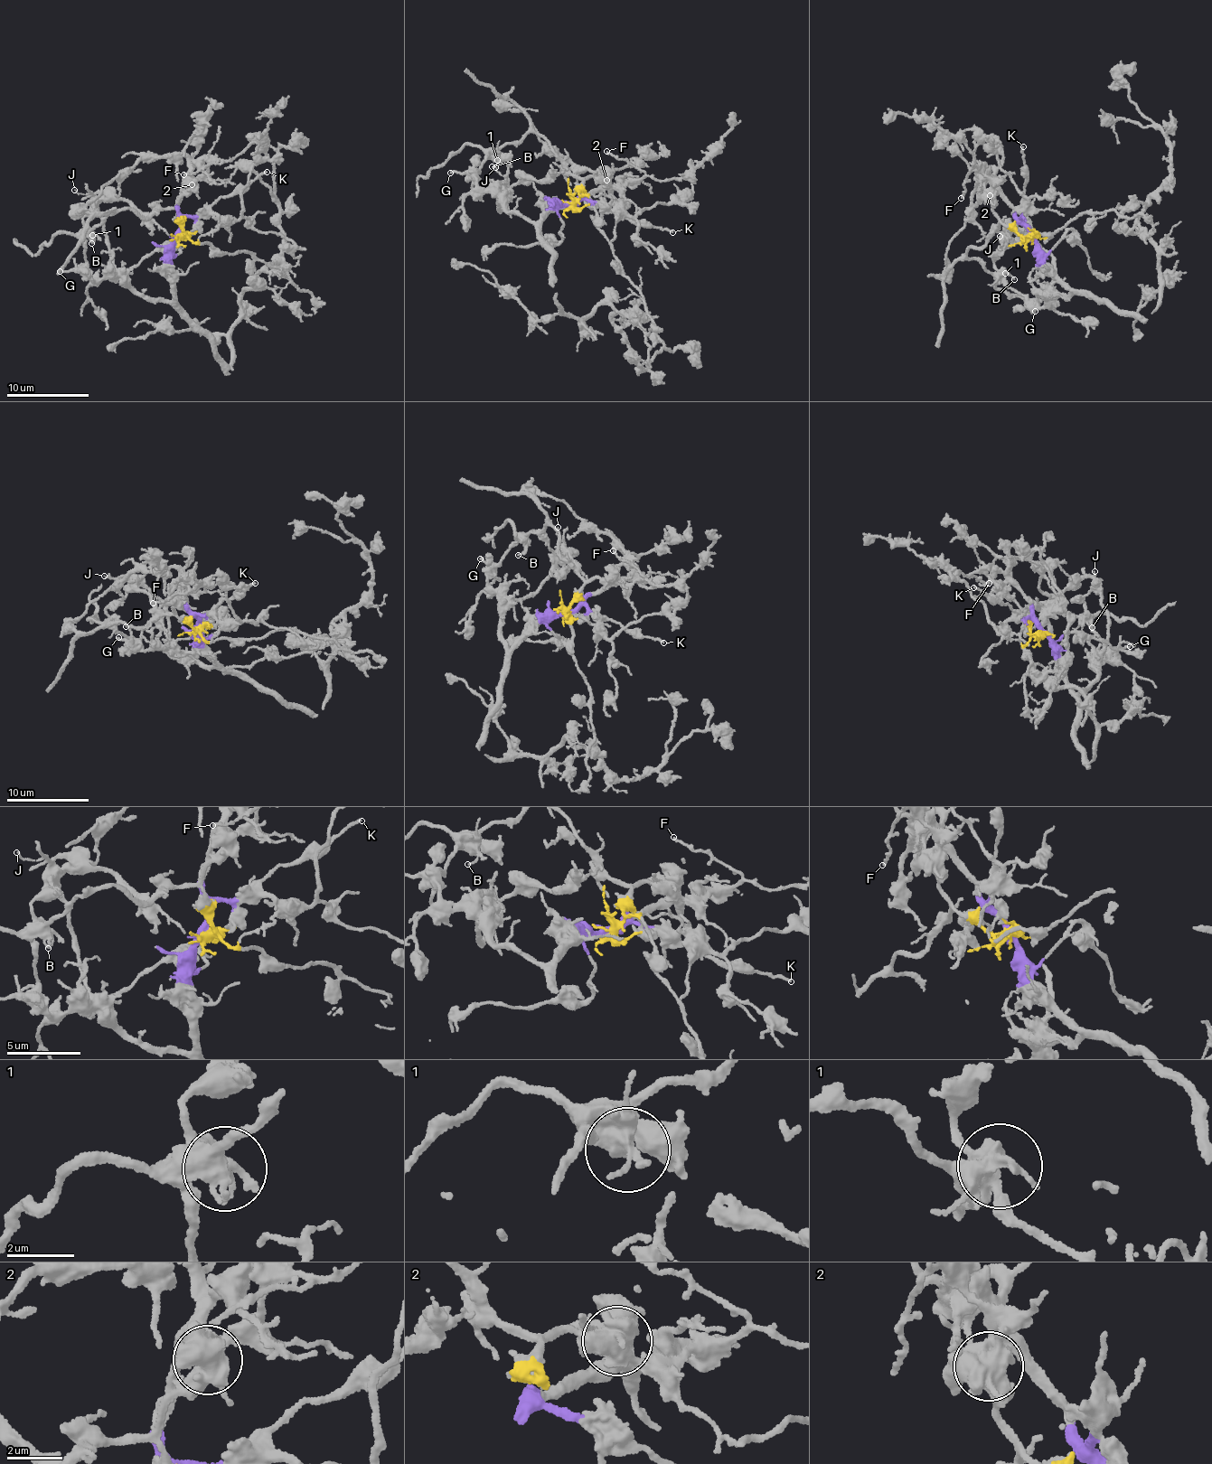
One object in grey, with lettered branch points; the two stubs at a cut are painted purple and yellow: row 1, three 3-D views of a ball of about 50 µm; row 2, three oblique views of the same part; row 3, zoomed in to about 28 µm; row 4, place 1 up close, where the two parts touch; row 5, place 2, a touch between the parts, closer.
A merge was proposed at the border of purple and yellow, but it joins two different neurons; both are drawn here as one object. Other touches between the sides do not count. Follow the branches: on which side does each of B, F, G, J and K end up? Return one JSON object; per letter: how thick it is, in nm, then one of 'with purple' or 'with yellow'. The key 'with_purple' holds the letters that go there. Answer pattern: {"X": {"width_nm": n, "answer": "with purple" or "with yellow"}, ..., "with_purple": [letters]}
{"B": {"width_nm": 110, "answer": "with yellow"}, "F": {"width_nm": 170, "answer": "with yellow"}, "G": {"width_nm": 190, "answer": "with purple"}, "J": {"width_nm": 110, "answer": "with purple"}, "K": {"width_nm": 190, "answer": "with purple"}, "with_purple": ["G", "J", "K"]}

